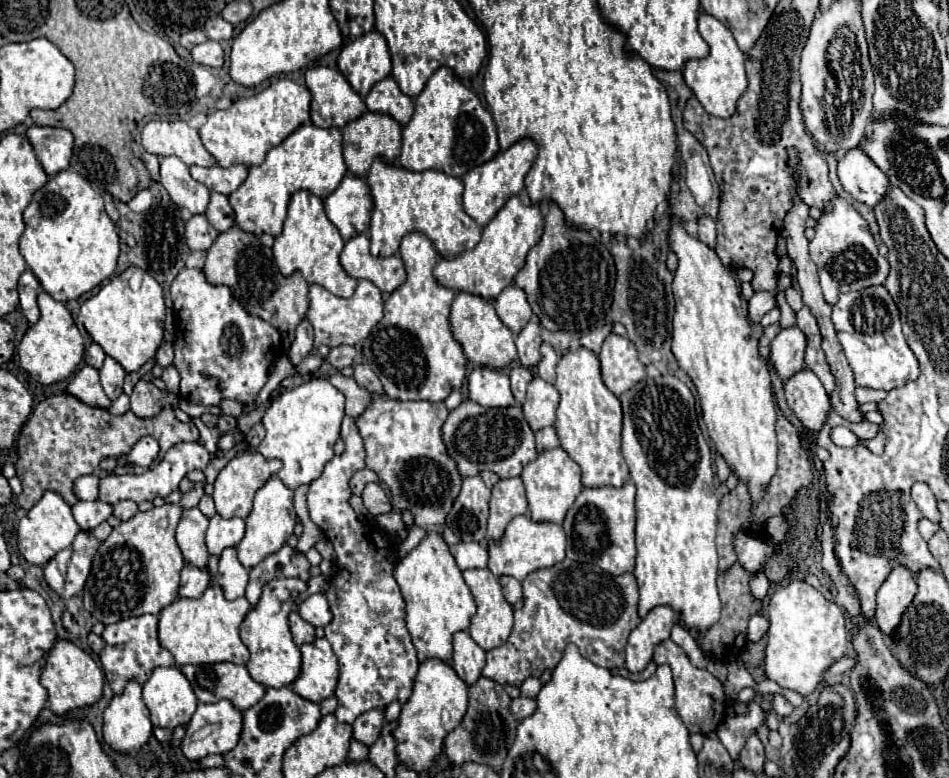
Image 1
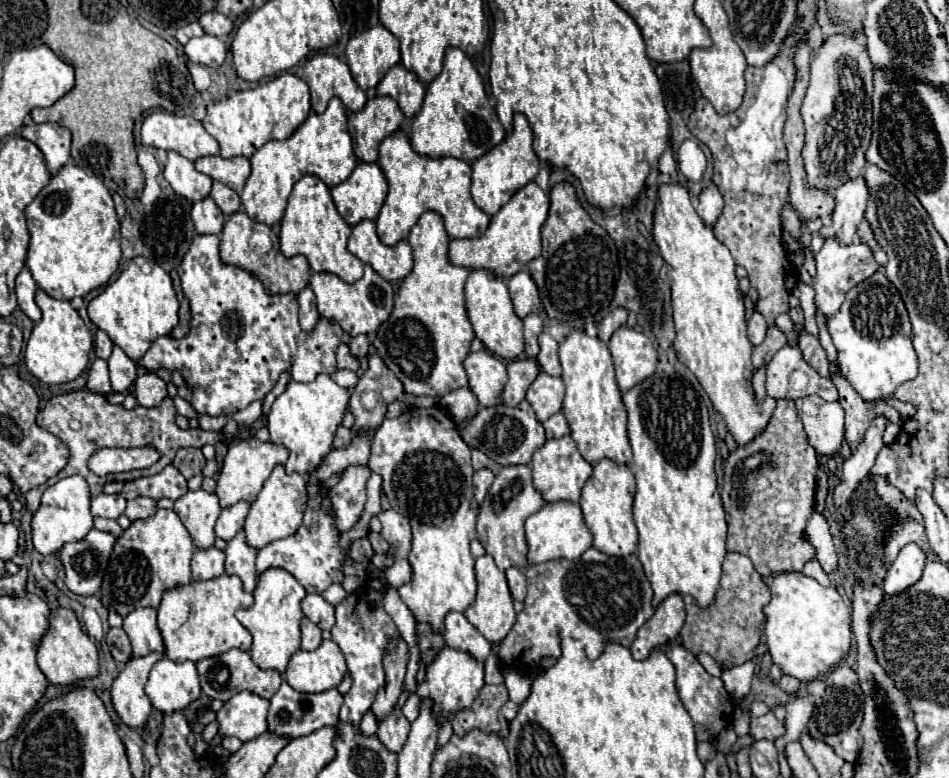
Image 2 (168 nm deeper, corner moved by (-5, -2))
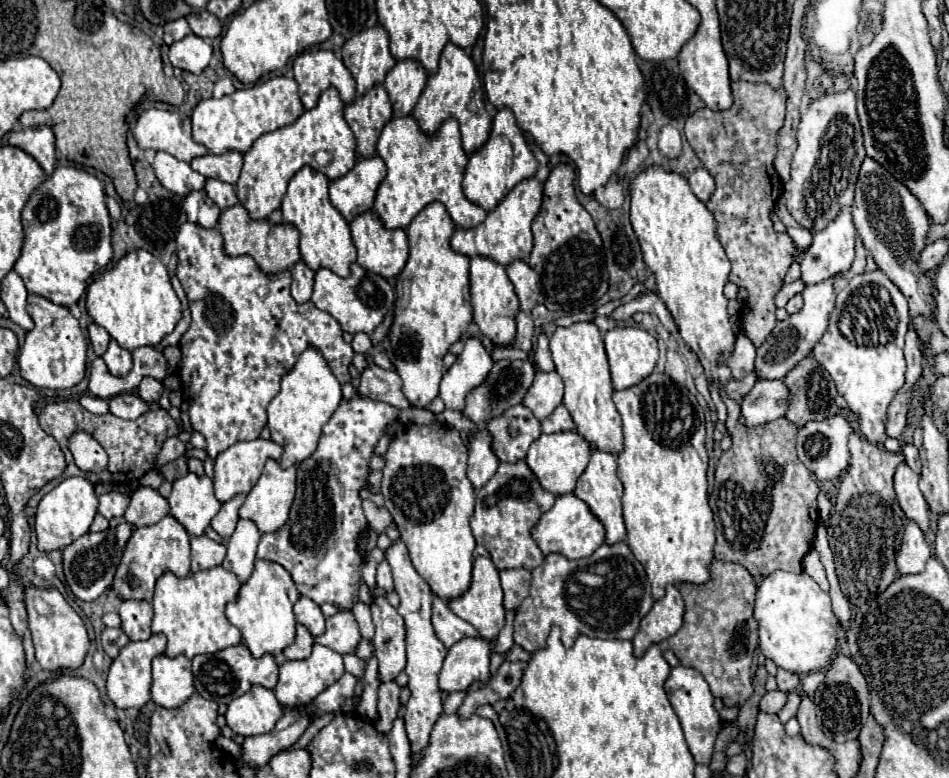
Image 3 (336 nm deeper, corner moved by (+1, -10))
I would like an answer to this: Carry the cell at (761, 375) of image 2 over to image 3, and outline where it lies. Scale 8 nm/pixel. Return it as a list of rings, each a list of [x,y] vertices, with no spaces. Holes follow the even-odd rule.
[[[724,389],[720,396],[727,407],[725,424],[732,437],[732,447],[720,457],[714,491],[710,493],[710,507],[716,521],[714,557],[742,565],[752,577],[766,577],[776,569],[800,573],[802,559],[812,549],[820,521],[816,501],[820,487],[796,457],[798,429],[784,417],[764,427],[748,428],[738,422],[740,404],[730,399]],[[768,461],[774,461],[780,469],[778,479],[766,473],[764,467]],[[726,481],[740,485],[744,493],[718,493]]]

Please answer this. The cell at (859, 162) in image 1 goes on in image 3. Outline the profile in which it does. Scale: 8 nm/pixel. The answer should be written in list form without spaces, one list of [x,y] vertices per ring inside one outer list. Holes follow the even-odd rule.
[[[840,211],[840,215],[832,223],[828,223],[828,227],[824,231],[814,233],[814,241],[800,263],[800,271],[802,271],[800,281],[804,285],[816,285],[830,277],[848,273],[848,269],[854,261],[854,235],[856,235],[856,227],[852,223],[850,211]]]

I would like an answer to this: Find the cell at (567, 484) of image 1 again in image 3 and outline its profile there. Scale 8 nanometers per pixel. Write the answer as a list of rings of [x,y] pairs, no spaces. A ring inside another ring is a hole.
[[[560,431],[560,433],[552,433],[552,435],[542,433],[530,445],[528,455],[526,455],[528,467],[540,479],[542,487],[552,491],[554,495],[564,495],[564,493],[572,493],[574,491],[576,479],[584,473],[584,467],[588,465],[588,459],[590,459],[590,445],[576,431]]]

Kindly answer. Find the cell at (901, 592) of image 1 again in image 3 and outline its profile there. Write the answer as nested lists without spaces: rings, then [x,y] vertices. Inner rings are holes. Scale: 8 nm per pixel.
[[[910,521],[902,539],[902,547],[900,553],[896,557],[896,565],[898,565],[898,575],[906,575],[906,573],[916,573],[924,569],[924,563],[930,559],[932,551],[924,539],[922,529]]]

